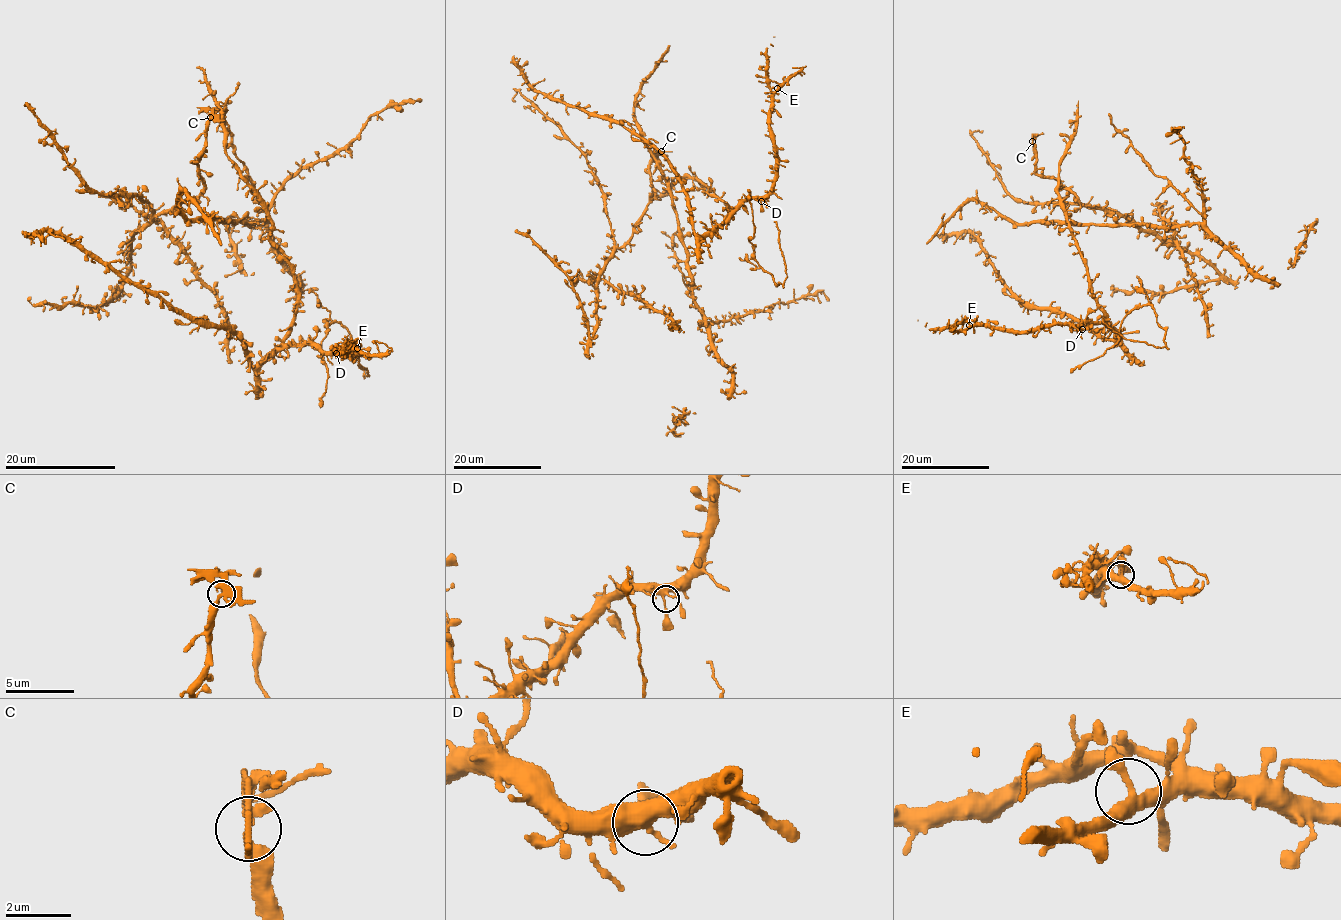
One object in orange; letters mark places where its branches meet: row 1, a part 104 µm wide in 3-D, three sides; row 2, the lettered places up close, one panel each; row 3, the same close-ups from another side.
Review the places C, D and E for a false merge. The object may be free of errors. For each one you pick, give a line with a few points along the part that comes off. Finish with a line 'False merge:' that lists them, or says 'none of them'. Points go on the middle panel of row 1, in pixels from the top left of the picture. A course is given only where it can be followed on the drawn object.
False merge: C

